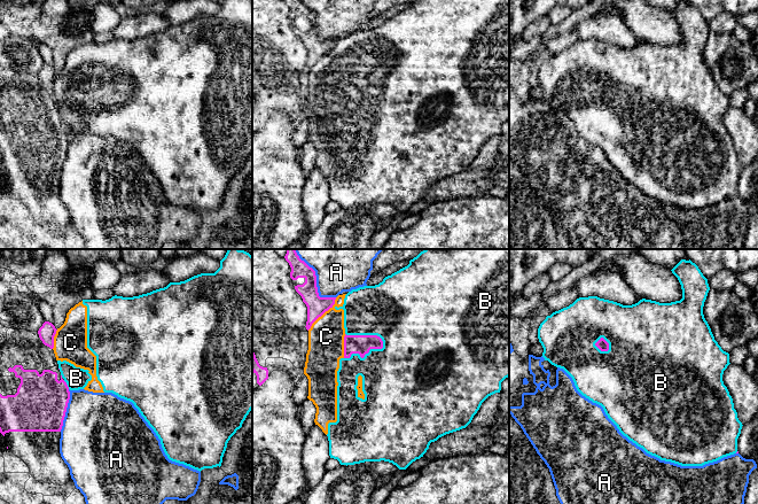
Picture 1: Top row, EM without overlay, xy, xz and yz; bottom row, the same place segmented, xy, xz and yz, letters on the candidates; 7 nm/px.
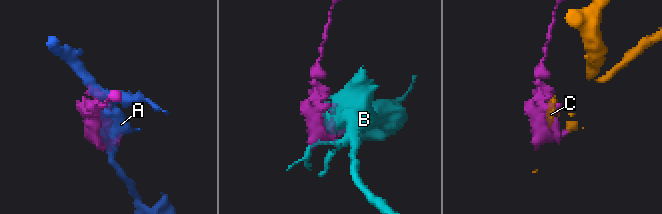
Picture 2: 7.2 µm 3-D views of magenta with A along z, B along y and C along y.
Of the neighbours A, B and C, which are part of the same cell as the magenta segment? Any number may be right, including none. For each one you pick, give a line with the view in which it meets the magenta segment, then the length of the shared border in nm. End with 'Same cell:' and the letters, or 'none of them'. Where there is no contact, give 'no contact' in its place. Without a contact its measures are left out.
Same cell: none of them

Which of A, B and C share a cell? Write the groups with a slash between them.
A / B C

